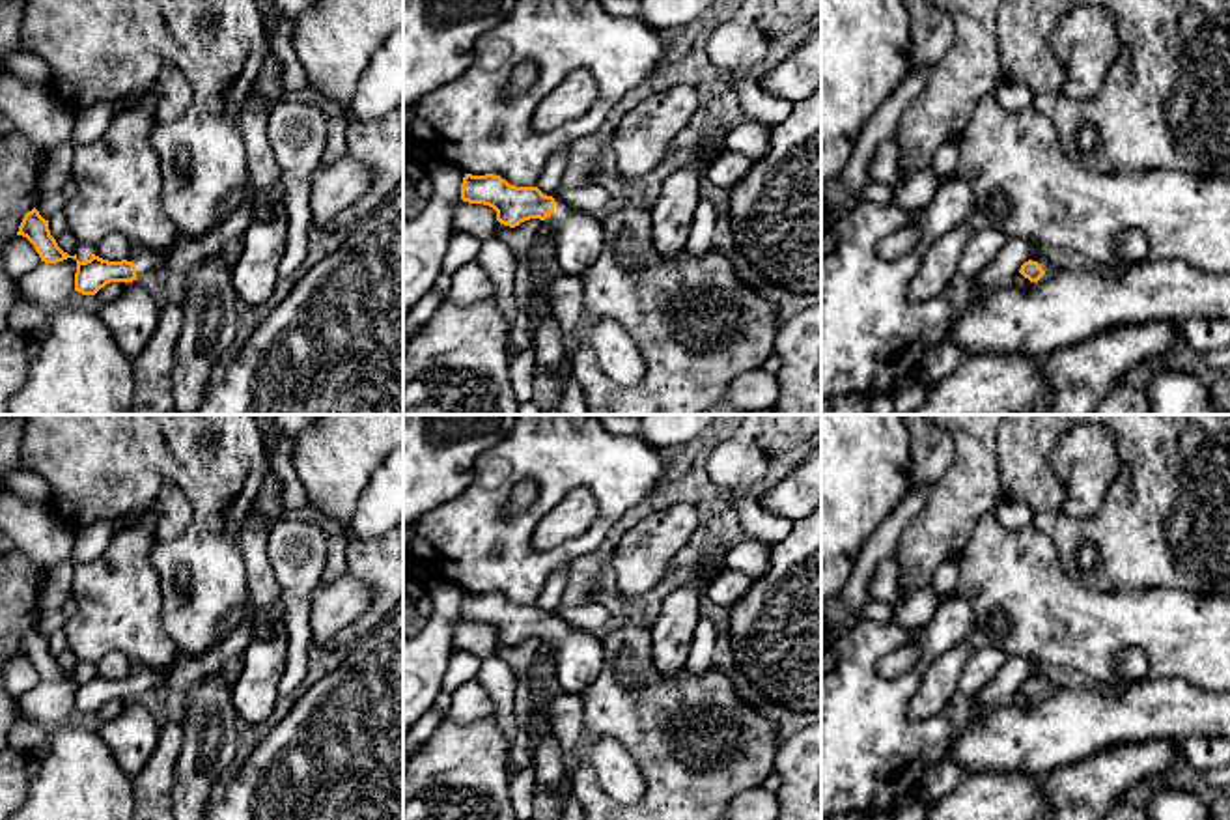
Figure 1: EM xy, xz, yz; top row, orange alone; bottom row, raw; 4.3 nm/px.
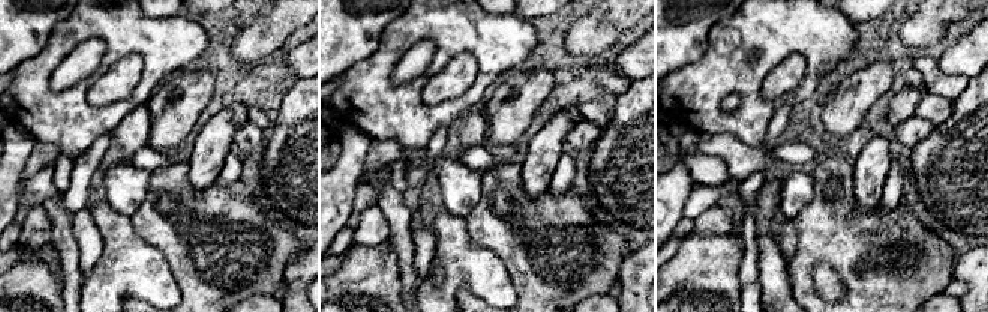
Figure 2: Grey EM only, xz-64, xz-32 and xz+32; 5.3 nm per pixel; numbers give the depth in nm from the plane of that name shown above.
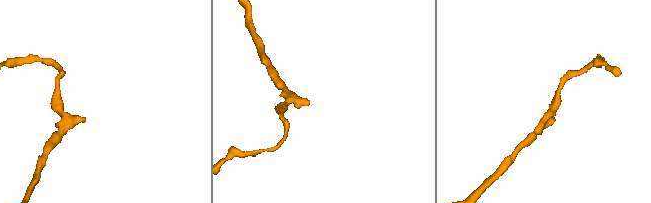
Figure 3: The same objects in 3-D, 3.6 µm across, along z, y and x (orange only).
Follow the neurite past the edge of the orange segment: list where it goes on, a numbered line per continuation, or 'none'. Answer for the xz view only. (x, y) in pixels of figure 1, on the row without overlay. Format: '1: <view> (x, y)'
1: xz (579, 654)

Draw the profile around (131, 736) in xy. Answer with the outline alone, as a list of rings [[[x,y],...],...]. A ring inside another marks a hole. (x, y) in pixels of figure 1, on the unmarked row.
[[[133,699],[110,721],[103,723],[99,736],[119,768],[133,779],[153,756],[161,732],[155,704],[149,699]]]

